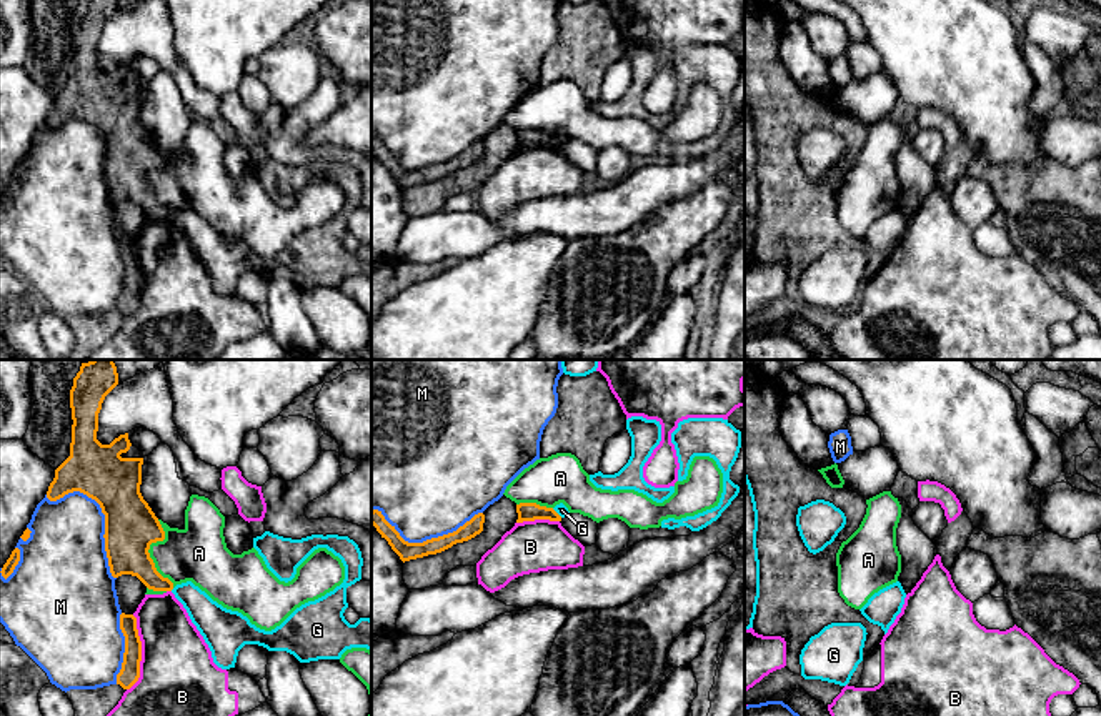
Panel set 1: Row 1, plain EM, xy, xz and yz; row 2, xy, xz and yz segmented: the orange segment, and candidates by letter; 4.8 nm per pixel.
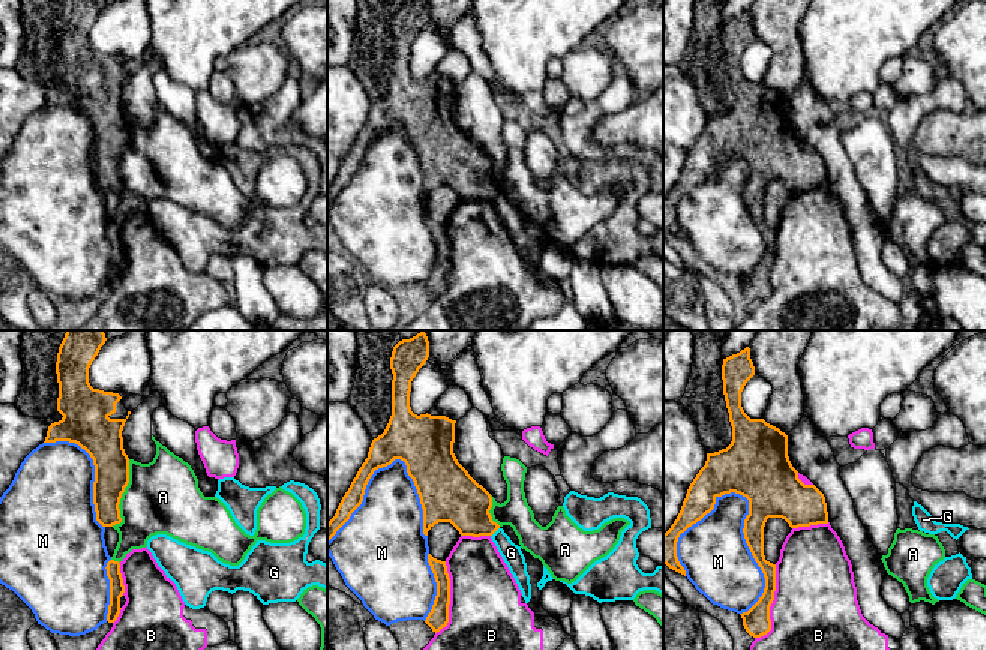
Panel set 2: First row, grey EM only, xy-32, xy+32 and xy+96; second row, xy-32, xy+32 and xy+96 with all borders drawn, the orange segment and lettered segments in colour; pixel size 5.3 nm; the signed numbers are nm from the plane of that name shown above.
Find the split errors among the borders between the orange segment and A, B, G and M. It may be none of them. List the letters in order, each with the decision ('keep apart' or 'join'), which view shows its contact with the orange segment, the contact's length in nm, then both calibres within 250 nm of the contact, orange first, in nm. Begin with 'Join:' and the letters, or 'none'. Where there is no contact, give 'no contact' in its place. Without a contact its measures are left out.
Join: none
A: keep apart | xy | 340 nm | 260/280 nm
B: keep apart | xy | 360 nm | 100/360 nm
G: keep apart | xz | 70 nm | 100/60 nm
M: keep apart | xy | 550 nm | 260/360 nm

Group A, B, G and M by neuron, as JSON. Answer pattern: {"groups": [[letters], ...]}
{"groups": [["A"], ["B"], ["G"], ["M"]]}

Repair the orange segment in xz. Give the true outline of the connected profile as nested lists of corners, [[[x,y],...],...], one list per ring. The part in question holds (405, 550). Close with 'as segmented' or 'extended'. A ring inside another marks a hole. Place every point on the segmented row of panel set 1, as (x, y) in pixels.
[[[378,510],[371,511],[371,525],[376,528],[381,538],[388,541],[391,549],[400,556],[403,563],[410,559],[423,558],[428,554],[441,553],[456,543],[471,539],[483,531],[483,523],[485,523],[485,515],[478,513],[453,533],[431,538],[423,543],[408,543],[400,536],[395,526],[391,526],[385,520],[381,511]]]; as segmented

